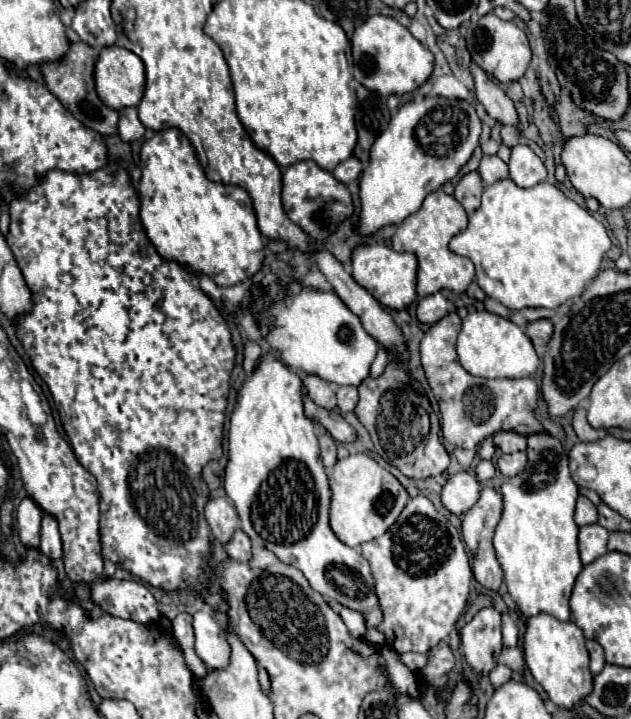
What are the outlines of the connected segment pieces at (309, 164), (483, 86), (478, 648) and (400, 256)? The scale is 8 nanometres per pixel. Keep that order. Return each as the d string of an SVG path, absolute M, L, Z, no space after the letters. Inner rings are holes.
M298 161L286 169L282 177L282 205L286 215L316 241L324 241L336 225L352 213L352 197L348 189L336 181L330 171L322 171L314 161Z
M470 63L468 69L470 69L470 75L474 79L476 99L484 105L484 109L488 111L488 115L494 117L496 121L504 123L504 125L514 125L516 127L518 113L514 109L514 103L500 89L500 85L496 85L476 63Z
M480 609L474 619L464 625L460 639L462 653L466 655L470 667L480 675L488 675L496 665L494 653L502 647L500 613L496 609Z
M368 245L356 247L352 253L352 277L362 285L370 295L374 295L384 307L406 309L416 295L416 269L418 261L414 253L398 253L386 245Z

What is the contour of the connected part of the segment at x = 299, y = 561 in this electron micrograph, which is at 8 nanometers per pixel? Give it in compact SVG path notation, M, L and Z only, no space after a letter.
M262 355L254 371L240 387L234 411L230 415L228 443L230 455L226 465L224 487L230 501L236 505L242 531L246 531L254 545L266 547L284 563L300 569L314 587L314 591L338 601L348 609L362 613L366 621L366 641L380 649L384 645L384 633L378 629L378 625L382 623L382 609L374 589L370 565L360 551L344 545L330 529L328 509L332 491L320 459L314 421L304 415L302 379L274 355Z

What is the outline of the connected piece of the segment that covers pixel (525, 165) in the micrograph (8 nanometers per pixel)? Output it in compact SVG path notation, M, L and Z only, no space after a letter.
M528 145L512 147L508 167L510 167L510 179L518 187L534 187L546 181L546 167L542 159Z

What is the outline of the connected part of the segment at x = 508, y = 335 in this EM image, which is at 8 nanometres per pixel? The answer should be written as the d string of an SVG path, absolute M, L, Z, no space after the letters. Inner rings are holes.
M474 311L462 321L458 335L458 357L462 367L478 377L530 377L538 371L538 355L528 335L510 319L490 311Z

